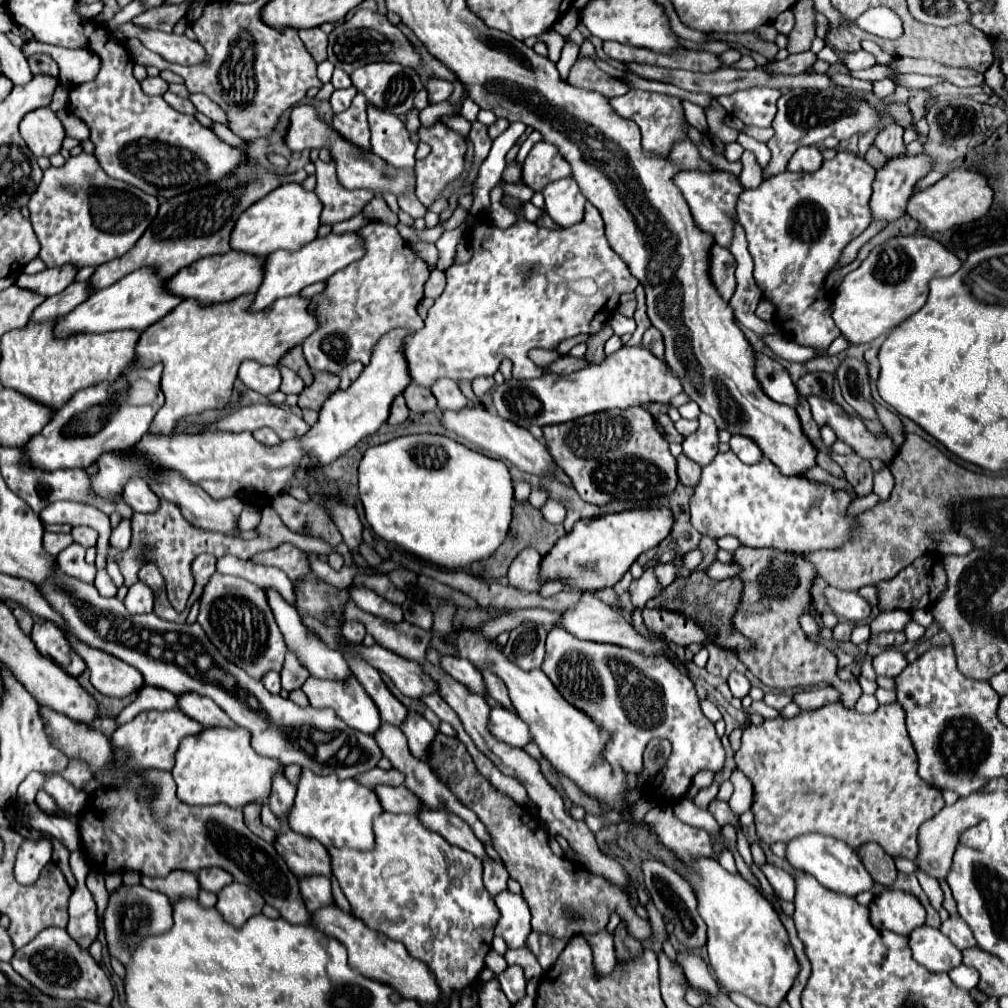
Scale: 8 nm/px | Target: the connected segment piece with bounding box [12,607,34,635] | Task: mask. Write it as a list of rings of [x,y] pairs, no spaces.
[[[16,607],[16,609],[12,609],[12,613],[14,613],[14,617],[18,619],[18,623],[20,623],[20,629],[28,635],[30,631],[32,631],[32,625],[34,625],[34,621],[32,621],[32,617],[22,609],[22,607]]]

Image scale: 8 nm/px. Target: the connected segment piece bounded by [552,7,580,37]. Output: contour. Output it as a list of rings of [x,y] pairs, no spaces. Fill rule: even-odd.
[[[570,9],[564,17],[560,17],[558,21],[556,21],[556,25],[552,27],[556,33],[560,33],[562,37],[566,37],[566,35],[570,35],[570,31],[578,25],[578,17],[580,17],[580,11],[578,9]]]

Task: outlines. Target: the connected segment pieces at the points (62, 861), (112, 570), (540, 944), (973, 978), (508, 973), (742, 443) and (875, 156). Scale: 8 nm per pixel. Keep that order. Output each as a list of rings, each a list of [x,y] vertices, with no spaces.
[[[46,835],[46,837],[52,841],[52,849],[54,849],[52,861],[56,861],[56,865],[60,865],[60,871],[64,873],[68,885],[74,889],[74,887],[76,887],[76,881],[74,881],[74,875],[72,875],[70,865],[68,865],[68,855],[70,855],[70,853],[66,851],[66,847],[64,847],[60,841],[54,841],[54,837],[50,837],[50,835]]]
[[[112,557],[107,558],[106,569],[115,585],[121,586],[123,584],[123,576],[119,570],[117,563]]]
[[[532,931],[532,933],[528,935],[528,949],[534,953],[534,957],[538,959],[540,967],[542,967],[544,971],[548,971],[548,969],[554,965],[556,959],[558,959],[568,941],[568,939],[553,939],[553,937],[548,935],[534,933],[534,931]]]
[[[958,965],[958,967],[950,969],[948,975],[950,975],[950,979],[952,979],[958,987],[962,987],[962,989],[974,989],[976,983],[978,983],[978,973],[976,973],[976,969],[966,967],[966,965]]]
[[[518,965],[508,967],[504,973],[498,975],[498,981],[500,981],[502,991],[506,993],[510,1003],[516,1003],[526,995],[526,991],[524,991],[526,989],[526,977],[524,977],[522,967],[518,967]]]
[[[732,435],[730,439],[730,449],[736,453],[736,457],[740,461],[744,461],[746,465],[754,465],[756,461],[762,459],[762,451],[758,449],[758,445],[754,441],[750,441],[748,437],[742,435]]]
[[[872,145],[870,149],[868,149],[868,155],[866,155],[866,161],[872,165],[872,167],[876,167],[876,169],[882,169],[884,165],[886,165],[886,157]]]

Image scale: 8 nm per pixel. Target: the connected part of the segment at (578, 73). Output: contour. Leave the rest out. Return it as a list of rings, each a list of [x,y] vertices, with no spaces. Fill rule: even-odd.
[[[578,57],[576,59],[576,63],[572,65],[572,69],[568,73],[568,83],[574,87],[598,91],[606,97],[618,97],[618,95],[624,95],[630,91],[630,87],[624,81],[600,71],[592,57]]]

